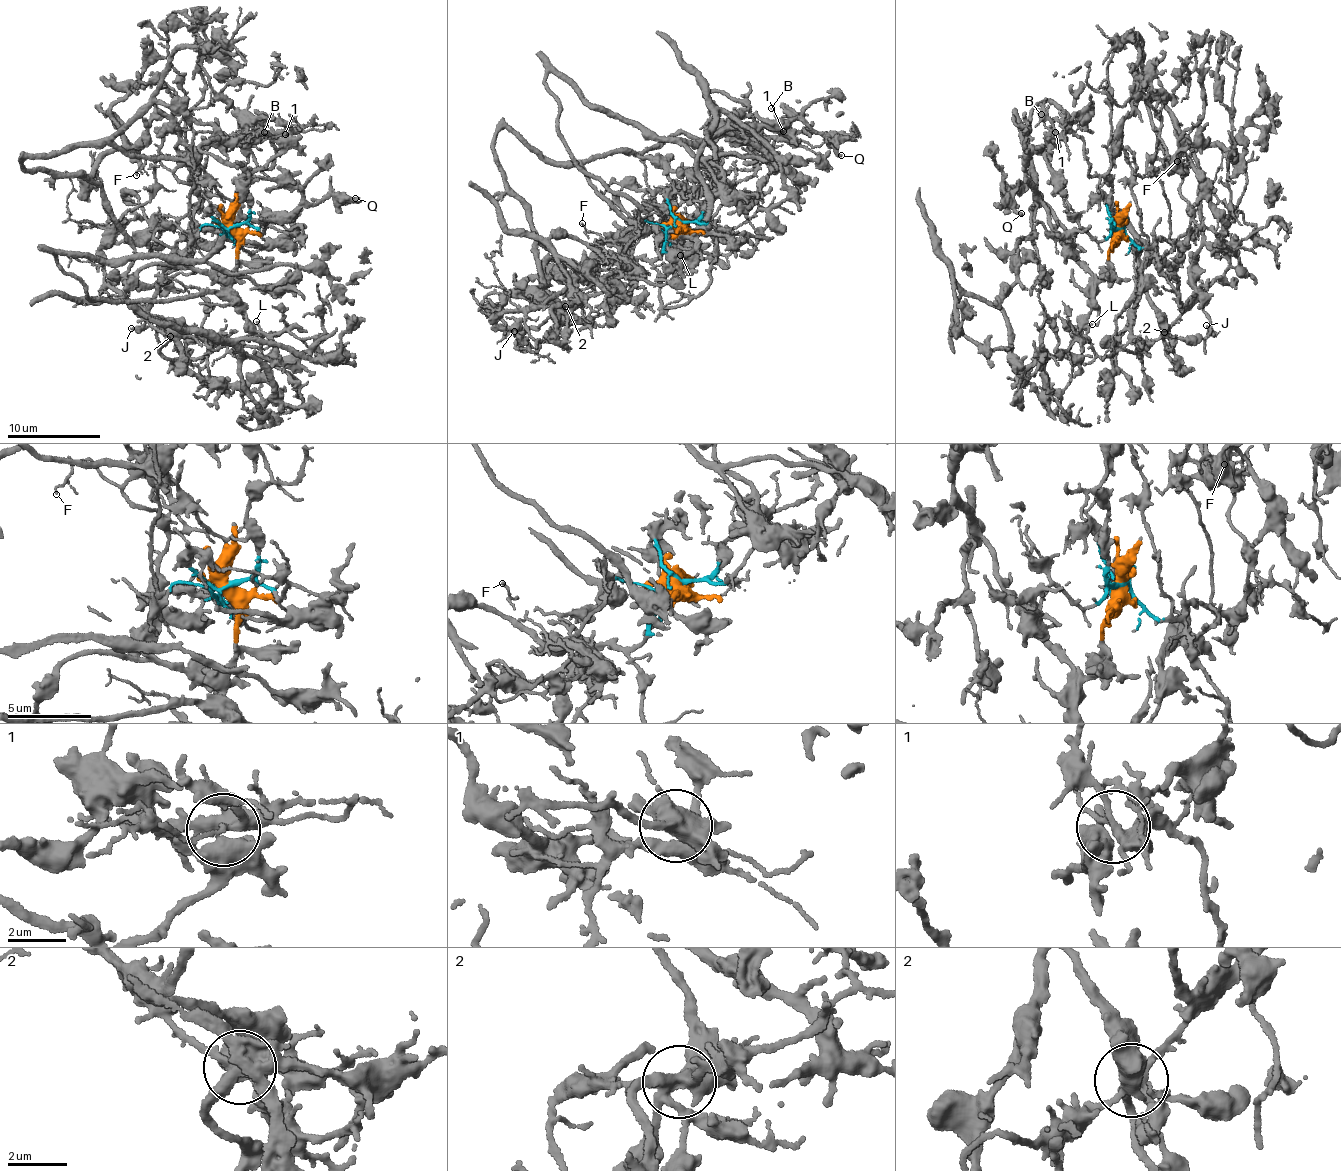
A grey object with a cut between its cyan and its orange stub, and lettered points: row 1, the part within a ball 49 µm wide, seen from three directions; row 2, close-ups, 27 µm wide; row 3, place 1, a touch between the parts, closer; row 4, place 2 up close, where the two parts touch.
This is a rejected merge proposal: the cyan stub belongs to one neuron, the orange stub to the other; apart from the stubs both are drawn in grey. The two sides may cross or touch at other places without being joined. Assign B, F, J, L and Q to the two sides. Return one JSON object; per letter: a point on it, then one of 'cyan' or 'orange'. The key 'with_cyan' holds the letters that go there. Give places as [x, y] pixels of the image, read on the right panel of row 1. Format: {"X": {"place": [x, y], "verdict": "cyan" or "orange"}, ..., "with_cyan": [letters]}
{"B": {"place": [1041, 114], "verdict": "cyan"}, "F": {"place": [1177, 161], "verdict": "cyan"}, "J": {"place": [1206, 325], "verdict": "cyan"}, "L": {"place": [1092, 324], "verdict": "cyan"}, "Q": {"place": [1021, 213], "verdict": "orange"}, "with_cyan": ["B", "F", "J", "L"]}

